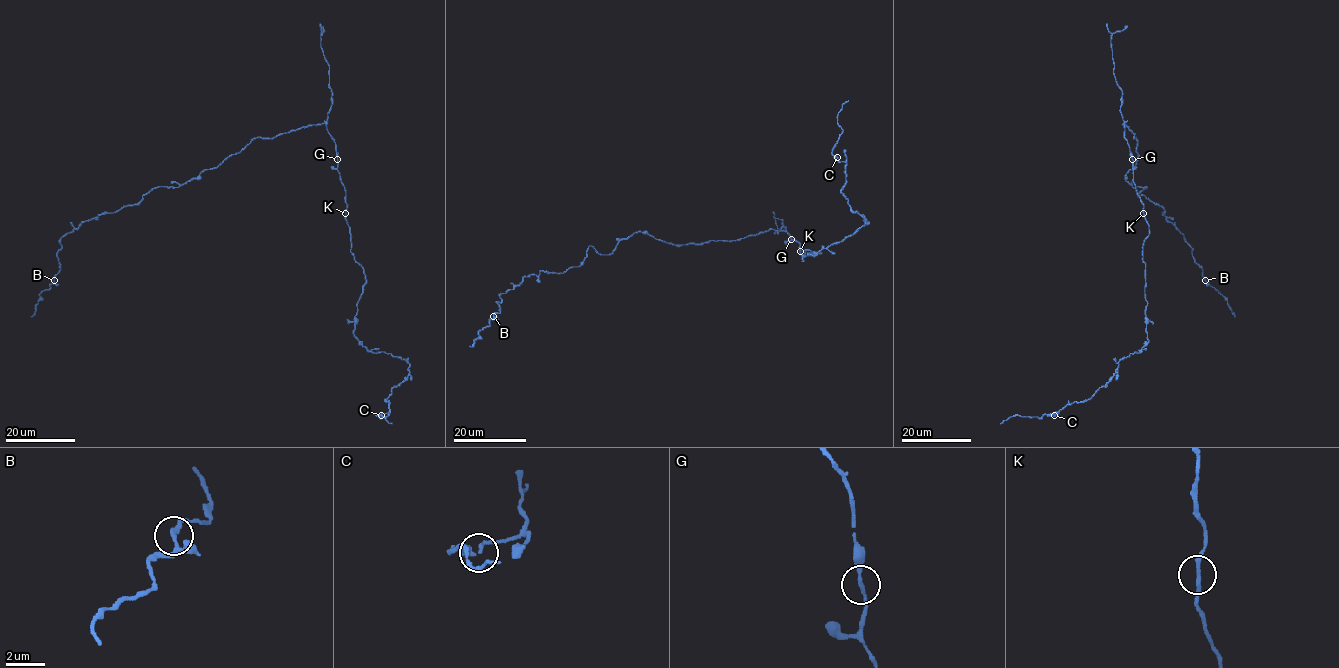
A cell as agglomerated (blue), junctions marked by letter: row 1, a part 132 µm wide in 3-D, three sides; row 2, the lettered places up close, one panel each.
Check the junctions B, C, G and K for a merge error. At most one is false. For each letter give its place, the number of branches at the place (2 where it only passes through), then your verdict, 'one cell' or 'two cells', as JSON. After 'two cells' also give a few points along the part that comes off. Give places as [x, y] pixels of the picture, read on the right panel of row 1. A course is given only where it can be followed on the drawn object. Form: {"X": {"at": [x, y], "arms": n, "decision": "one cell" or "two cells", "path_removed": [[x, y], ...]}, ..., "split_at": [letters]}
{"B": {"at": [1205, 280], "arms": 2, "decision": "one cell"}, "C": {"at": [1054, 415], "arms": 2, "decision": "one cell"}, "G": {"at": [1132, 159], "arms": 2, "decision": "one cell"}, "K": {"at": [1143, 213], "arms": 2, "decision": "one cell"}, "split_at": []}

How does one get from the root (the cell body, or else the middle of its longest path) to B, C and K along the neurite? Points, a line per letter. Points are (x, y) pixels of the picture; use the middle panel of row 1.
B: (783, 231), (699, 245), (636, 232), (611, 254), (590, 245), (578, 266), (524, 276), (500, 294), (493, 316)
C: (783, 231), (804, 256), (867, 224), (841, 192), (846, 163), (837, 157)
K: (783, 231), (791, 240), (800, 244), (800, 251)

